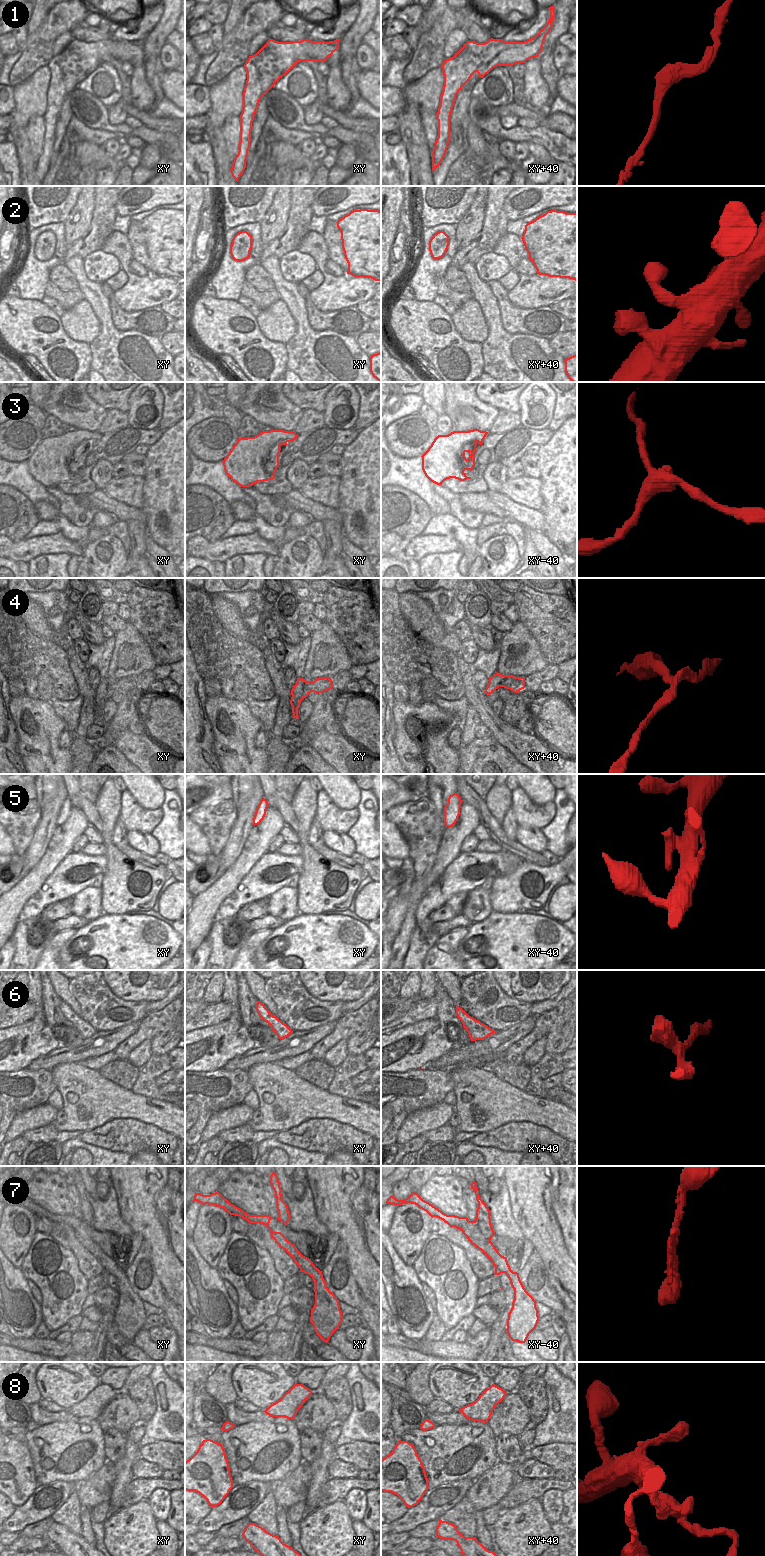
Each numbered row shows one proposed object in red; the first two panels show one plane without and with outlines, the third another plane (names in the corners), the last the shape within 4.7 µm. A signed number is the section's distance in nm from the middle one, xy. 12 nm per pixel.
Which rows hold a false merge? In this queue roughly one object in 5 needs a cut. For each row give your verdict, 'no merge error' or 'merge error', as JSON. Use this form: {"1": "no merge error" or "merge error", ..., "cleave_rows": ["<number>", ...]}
{"1": "no merge error", "2": "no merge error", "3": "no merge error", "4": "merge error", "5": "no merge error", "6": "no merge error", "7": "no merge error", "8": "no merge error", "cleave_rows": ["4"]}

